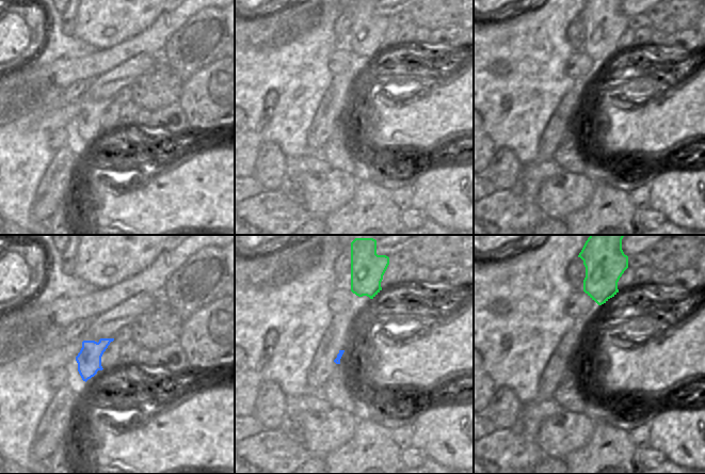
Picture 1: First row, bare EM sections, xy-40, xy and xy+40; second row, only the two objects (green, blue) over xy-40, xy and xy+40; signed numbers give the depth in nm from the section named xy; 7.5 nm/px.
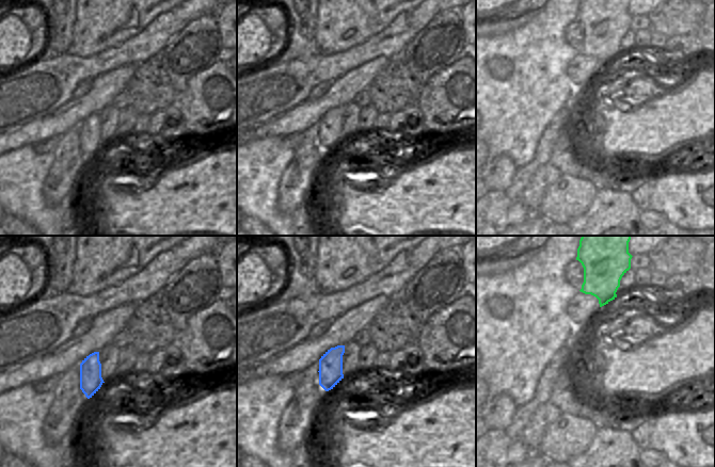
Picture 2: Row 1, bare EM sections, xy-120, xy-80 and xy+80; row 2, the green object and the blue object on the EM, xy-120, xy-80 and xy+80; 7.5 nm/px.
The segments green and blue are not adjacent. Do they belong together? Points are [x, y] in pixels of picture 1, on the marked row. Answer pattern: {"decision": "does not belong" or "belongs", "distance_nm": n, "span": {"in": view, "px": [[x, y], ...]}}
{"decision": "belongs", "distance_nm": 420, "span": {"in": "xy", "px": [[358, 296], [343, 350]]}}

